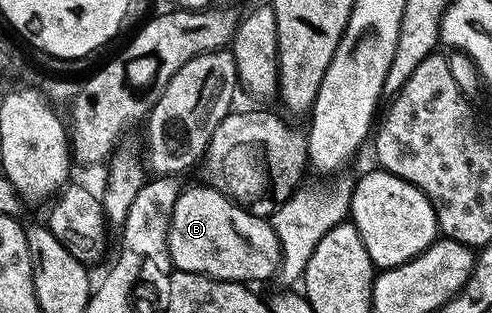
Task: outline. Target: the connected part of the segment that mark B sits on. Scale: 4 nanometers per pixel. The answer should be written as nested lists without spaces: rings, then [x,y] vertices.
[[[198,186],[184,188],[174,205],[168,231],[172,268],[182,273],[201,273],[220,281],[254,283],[253,281],[265,281],[268,277],[276,278],[281,268],[281,243],[270,220],[247,212],[213,187]]]

